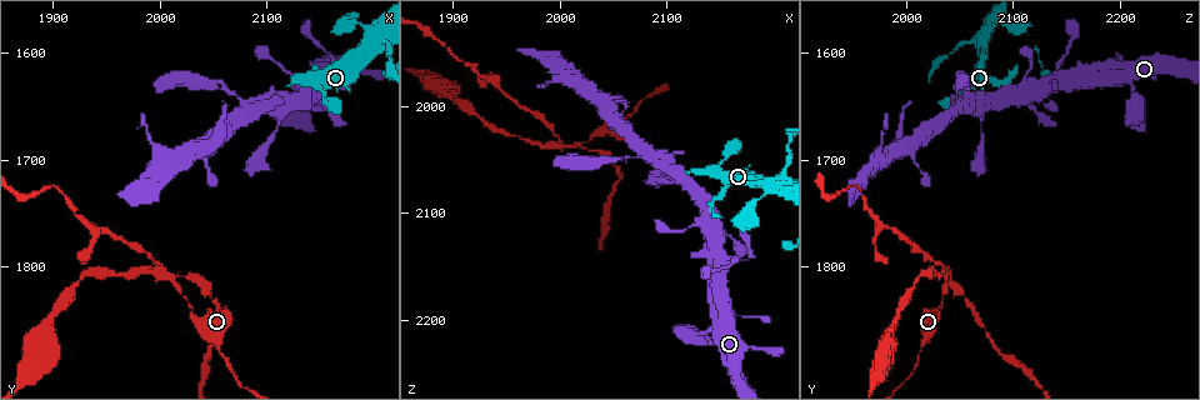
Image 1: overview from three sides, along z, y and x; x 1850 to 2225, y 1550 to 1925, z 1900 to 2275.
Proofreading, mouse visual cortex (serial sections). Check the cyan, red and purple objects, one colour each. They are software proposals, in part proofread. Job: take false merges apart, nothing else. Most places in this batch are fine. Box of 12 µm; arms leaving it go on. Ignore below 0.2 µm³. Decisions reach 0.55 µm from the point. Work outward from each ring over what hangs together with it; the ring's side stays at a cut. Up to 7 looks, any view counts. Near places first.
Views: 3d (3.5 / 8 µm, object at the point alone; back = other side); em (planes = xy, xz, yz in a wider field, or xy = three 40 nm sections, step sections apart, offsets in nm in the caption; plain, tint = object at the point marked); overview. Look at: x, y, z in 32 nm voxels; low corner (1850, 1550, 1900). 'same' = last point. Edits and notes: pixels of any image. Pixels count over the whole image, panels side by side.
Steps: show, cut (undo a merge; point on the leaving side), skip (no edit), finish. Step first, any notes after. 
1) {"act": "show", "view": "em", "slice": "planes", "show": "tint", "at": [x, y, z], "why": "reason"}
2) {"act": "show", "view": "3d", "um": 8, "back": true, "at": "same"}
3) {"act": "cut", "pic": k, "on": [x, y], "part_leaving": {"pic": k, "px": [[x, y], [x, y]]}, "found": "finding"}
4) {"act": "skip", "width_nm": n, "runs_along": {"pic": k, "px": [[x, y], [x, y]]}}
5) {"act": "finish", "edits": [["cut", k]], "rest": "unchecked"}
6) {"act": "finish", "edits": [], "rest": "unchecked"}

{"act": "show", "view": "3d", "um": 3.5, "at": [2204, 1588, 2070], "why": "abrupt turn"}

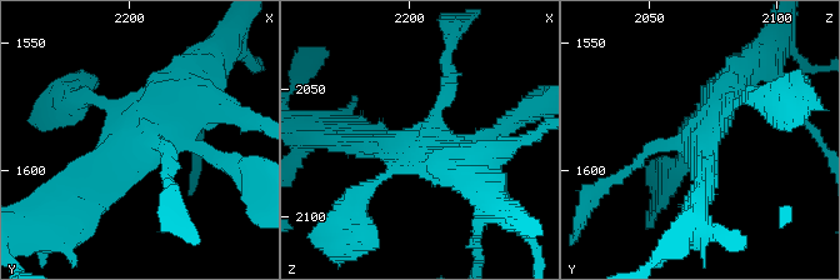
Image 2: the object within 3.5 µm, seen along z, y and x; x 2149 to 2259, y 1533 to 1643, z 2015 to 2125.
{"act": "show", "view": "em", "slice": "xy", "step": 5, "show": "tint", "at": [2204, 1591, 2070]}

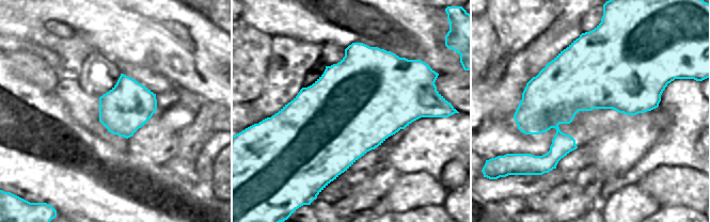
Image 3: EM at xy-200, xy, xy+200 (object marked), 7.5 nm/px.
{"act": "skip", "found": "all the same cell"}

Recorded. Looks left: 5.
{"act": "show", "view": "3d", "um": 3.5, "back": true, "at": [2084, 1652, 2048], "why": "a fork"}

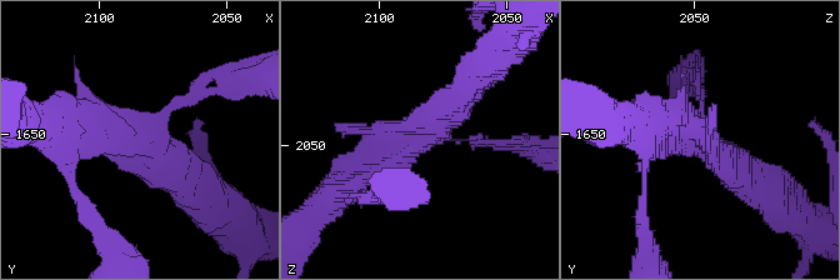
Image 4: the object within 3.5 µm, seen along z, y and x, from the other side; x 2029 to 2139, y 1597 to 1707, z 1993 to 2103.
{"act": "show", "view": "em", "slice": "xy", "step": 1, "show": "tint", "at": [2085, 1651, 2046], "arms": 3, "arm_widths_nm": [100, 400, 450], "why": "need the tissue"}

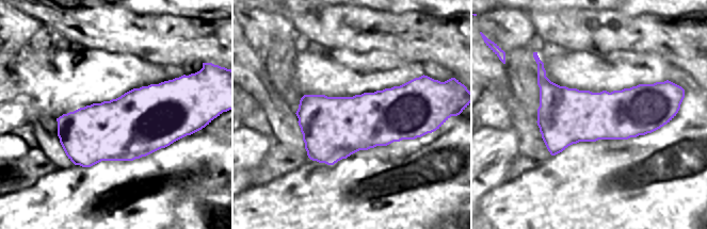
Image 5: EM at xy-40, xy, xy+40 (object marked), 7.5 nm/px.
{"act": "skip", "runs_along": {"pic": 4, "px": [[349, 181], [429, 128], [464, 85]]}, "found": "one cell here"}

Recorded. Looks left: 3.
{"act": "show", "view": "3d", "um": 3.5, "at": [2060, 1880, 2010], "why": "calibre changes"}

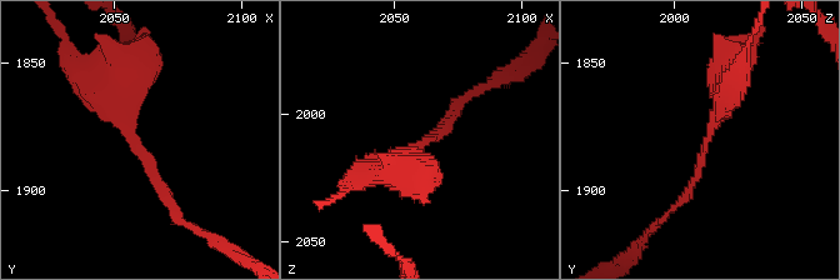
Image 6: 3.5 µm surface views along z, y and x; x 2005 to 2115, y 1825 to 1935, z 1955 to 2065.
{"act": "show", "view": "em", "slice": "planes", "show": "tint", "at": [2060, 1883, 2012]}

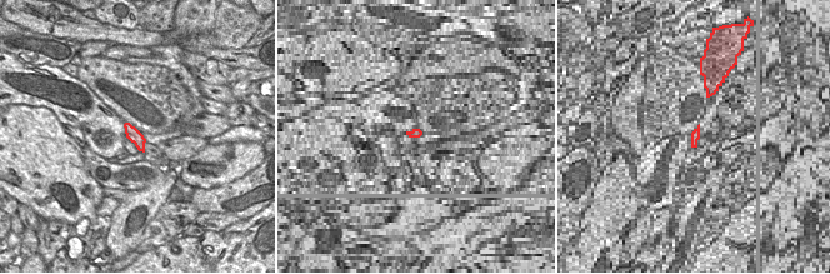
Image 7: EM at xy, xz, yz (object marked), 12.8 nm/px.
{"act": "skip", "arm_widths_nm": [150, 400], "runs_along": {"pic": 6, "px": [[730, 69], [698, 176], [673, 210]]}, "found": "one cell here"}

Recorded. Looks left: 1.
{"act": "finish", "edits": [], "rest": "unchecked"}

